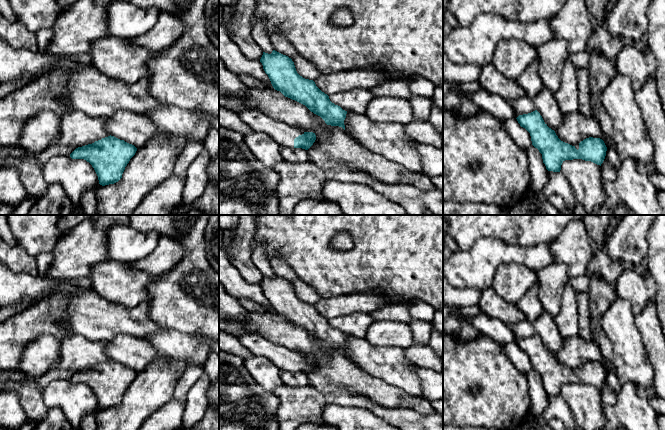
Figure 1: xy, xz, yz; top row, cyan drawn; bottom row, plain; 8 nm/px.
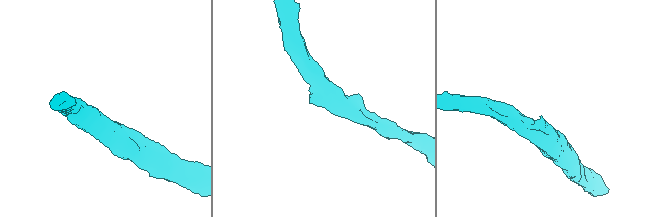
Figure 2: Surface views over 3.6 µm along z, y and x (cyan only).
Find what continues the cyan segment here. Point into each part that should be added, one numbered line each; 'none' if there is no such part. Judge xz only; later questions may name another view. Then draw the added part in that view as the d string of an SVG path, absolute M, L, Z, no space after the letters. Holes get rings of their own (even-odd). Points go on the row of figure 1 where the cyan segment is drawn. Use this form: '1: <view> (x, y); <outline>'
1: xz (282, 133); M243 108L238 116L253 132L267 134L283 147L294 148L294 139L304 134L301 129L272 119L256 109Z

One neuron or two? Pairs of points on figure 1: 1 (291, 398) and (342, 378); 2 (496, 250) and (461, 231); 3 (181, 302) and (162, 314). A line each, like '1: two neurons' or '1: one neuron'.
1: two neurons
2: two neurons
3: one neuron

